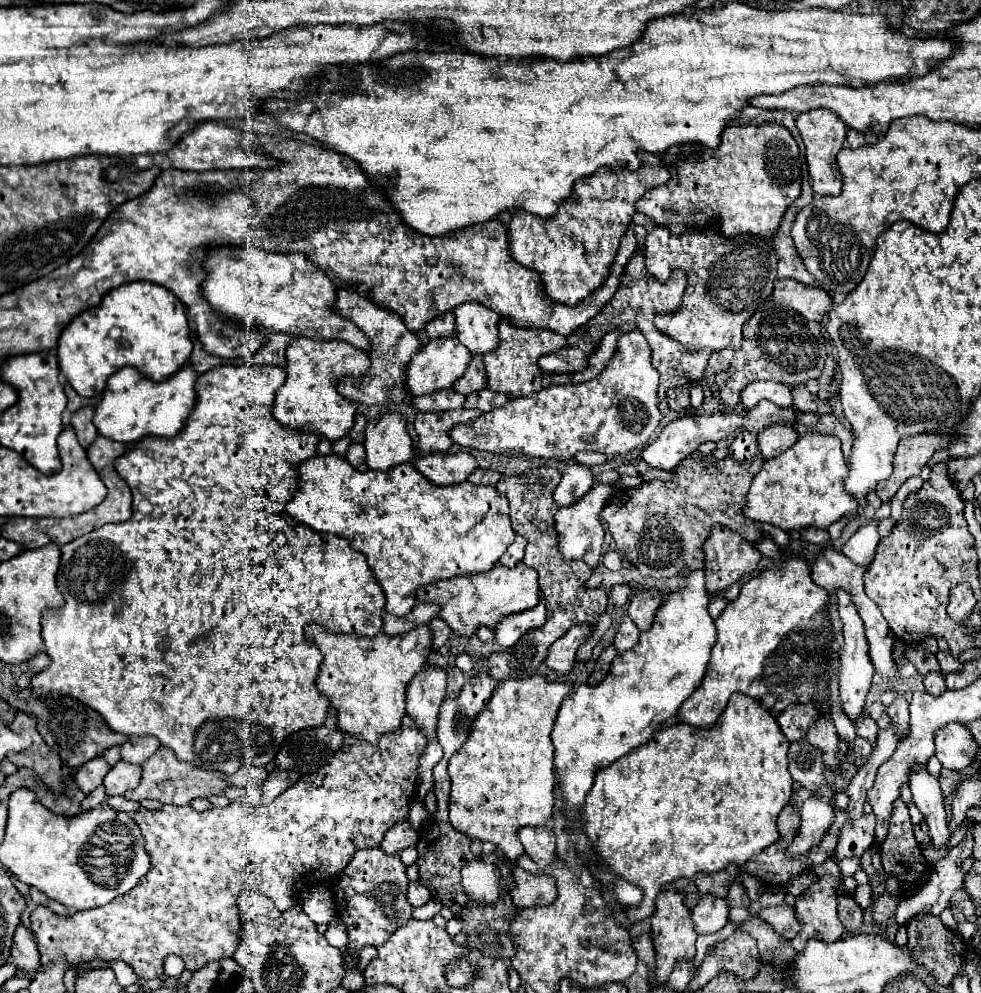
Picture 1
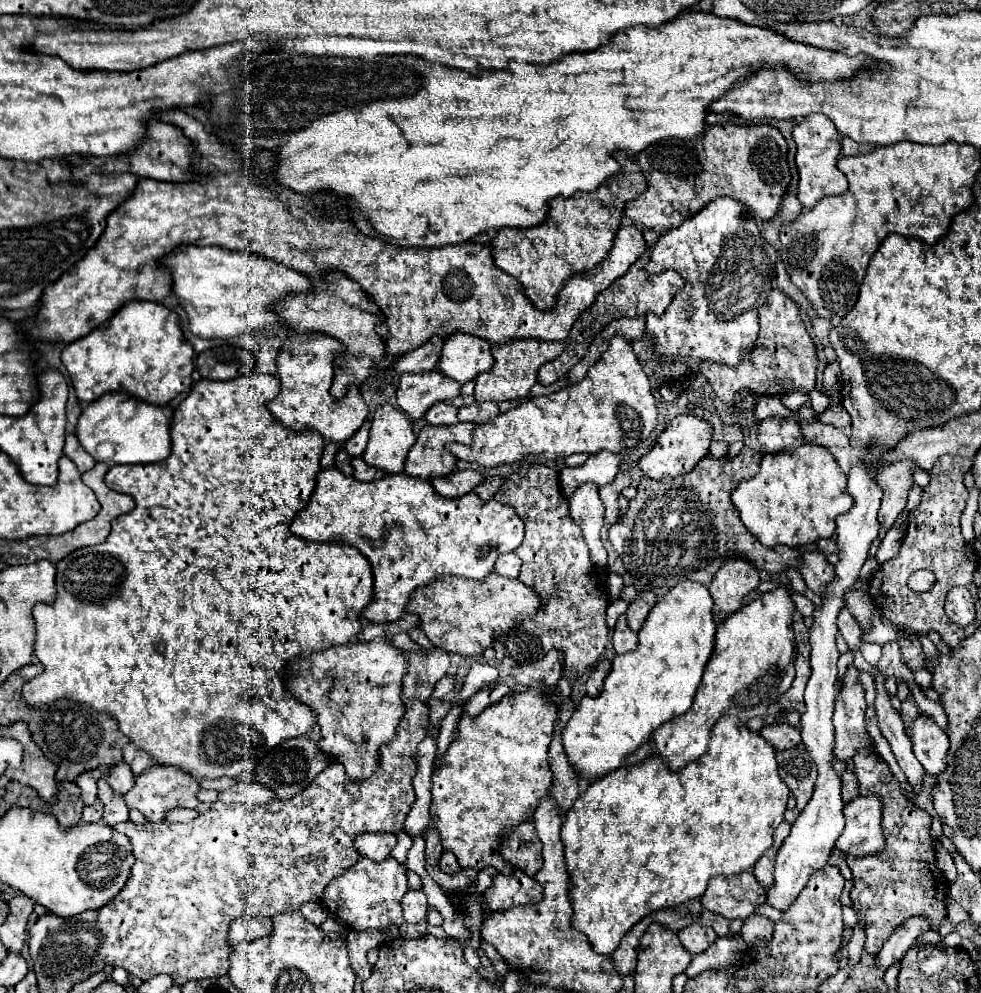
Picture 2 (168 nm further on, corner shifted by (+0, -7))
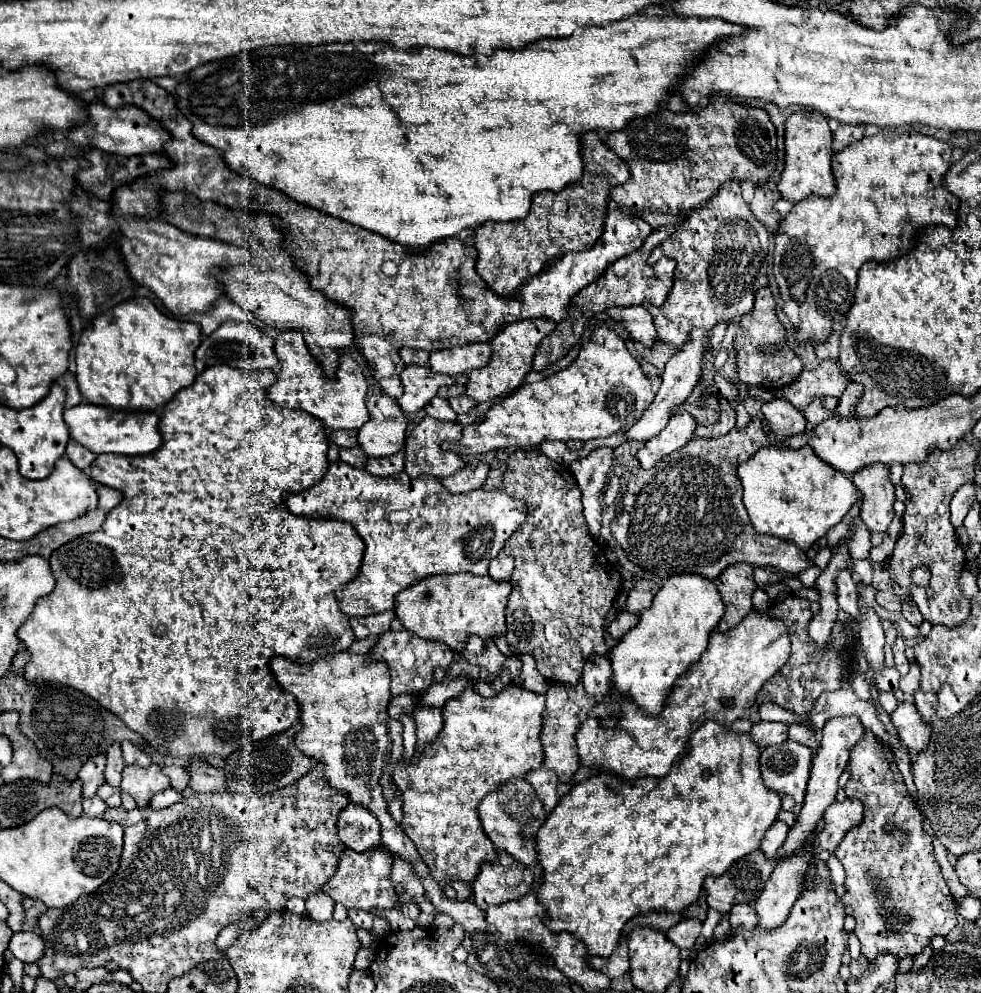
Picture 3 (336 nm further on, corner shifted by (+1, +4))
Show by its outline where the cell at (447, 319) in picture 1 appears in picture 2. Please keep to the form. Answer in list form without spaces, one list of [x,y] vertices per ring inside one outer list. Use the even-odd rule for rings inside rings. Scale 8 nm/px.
[[[433,336],[433,340],[427,340],[423,346],[407,352],[395,364],[395,370],[399,374],[403,374],[403,372],[425,372],[425,370],[433,370],[437,366],[439,356],[441,356],[441,348],[443,348],[443,338],[441,336]]]

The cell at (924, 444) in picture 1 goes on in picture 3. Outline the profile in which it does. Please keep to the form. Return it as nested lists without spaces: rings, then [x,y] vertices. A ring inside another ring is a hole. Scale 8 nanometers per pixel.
[[[872,465],[856,471],[852,483],[862,493],[860,519],[872,533],[884,533],[894,517],[894,487],[888,481],[886,465]]]

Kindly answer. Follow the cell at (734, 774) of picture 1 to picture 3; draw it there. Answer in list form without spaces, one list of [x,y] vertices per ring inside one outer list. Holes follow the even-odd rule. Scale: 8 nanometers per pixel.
[[[706,721],[696,733],[692,733],[692,741],[688,741],[688,751],[680,757],[678,763],[674,763],[674,769],[664,777],[642,777],[636,781],[622,781],[618,777],[600,773],[596,777],[590,777],[586,781],[576,783],[552,809],[552,815],[548,813],[546,823],[540,827],[540,833],[536,835],[536,865],[542,869],[542,885],[536,889],[536,899],[542,901],[542,907],[546,909],[544,925],[556,935],[562,931],[572,933],[576,939],[580,939],[590,951],[590,955],[610,957],[620,941],[620,933],[624,925],[642,913],[650,911],[668,911],[668,913],[680,913],[684,907],[694,903],[702,891],[704,877],[708,875],[722,875],[734,861],[742,859],[744,855],[756,851],[760,847],[760,841],[768,827],[776,821],[776,815],[780,811],[780,795],[766,789],[762,783],[760,767],[758,767],[758,755],[760,747],[752,743],[750,735],[738,735],[732,733],[728,727],[718,725],[714,721]]]

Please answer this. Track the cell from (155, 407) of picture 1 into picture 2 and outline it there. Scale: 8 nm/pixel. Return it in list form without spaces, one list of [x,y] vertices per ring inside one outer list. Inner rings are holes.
[[[107,392],[101,400],[83,408],[75,434],[89,454],[95,454],[99,442],[111,442],[115,446],[115,464],[149,464],[161,462],[171,454],[171,418],[173,408],[169,404],[157,408],[157,404],[141,404],[141,400],[133,400],[133,396],[125,396],[125,392]]]

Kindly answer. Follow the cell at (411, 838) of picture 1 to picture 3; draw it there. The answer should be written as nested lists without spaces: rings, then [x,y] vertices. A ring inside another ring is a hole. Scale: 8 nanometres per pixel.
[[[346,805],[338,817],[338,837],[348,849],[366,851],[380,845],[380,825],[362,805]]]

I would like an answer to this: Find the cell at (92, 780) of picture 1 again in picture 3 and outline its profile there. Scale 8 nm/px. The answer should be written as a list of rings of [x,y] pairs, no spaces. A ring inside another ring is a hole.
[[[96,755],[82,765],[78,779],[82,781],[84,797],[92,799],[96,795],[96,789],[104,783],[104,765],[106,765],[106,755]]]

